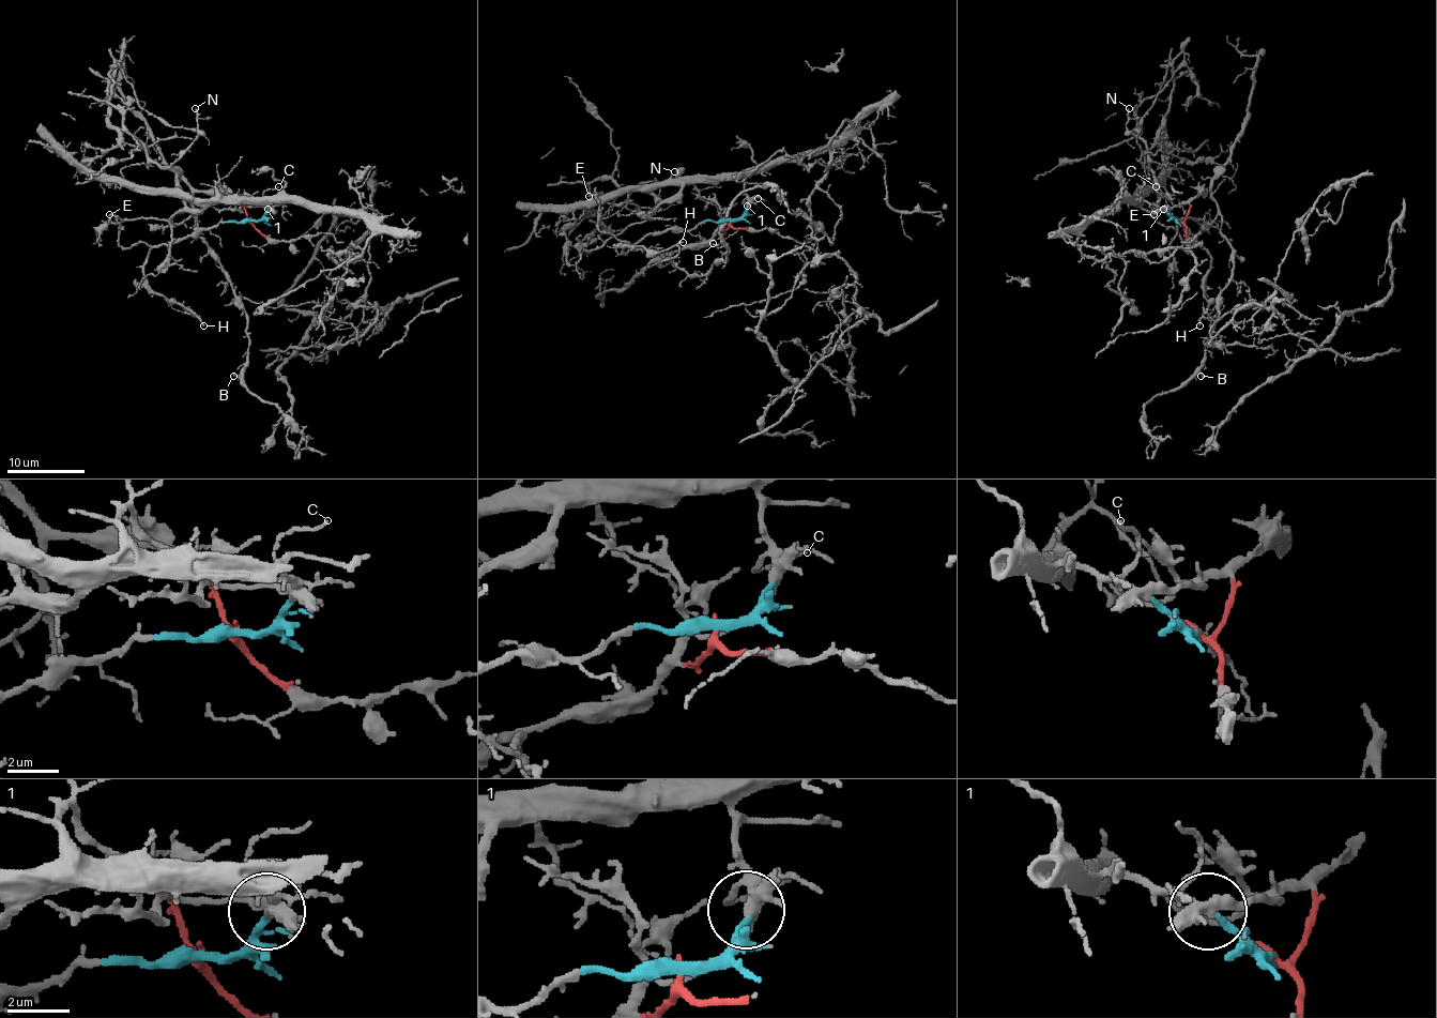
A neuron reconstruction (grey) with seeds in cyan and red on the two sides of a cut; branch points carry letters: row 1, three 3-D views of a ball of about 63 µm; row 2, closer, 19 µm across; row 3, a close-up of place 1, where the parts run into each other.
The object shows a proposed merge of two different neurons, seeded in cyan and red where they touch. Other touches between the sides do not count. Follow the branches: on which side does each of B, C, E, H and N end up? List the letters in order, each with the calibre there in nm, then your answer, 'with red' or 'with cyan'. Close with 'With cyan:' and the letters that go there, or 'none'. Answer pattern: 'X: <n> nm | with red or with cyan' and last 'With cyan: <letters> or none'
B: 180 nm | with red
C: 100 nm | with cyan
E: 200 nm | with cyan
H: 200 nm | with cyan
N: 190 nm | with cyan
With cyan: C, E, H, N

